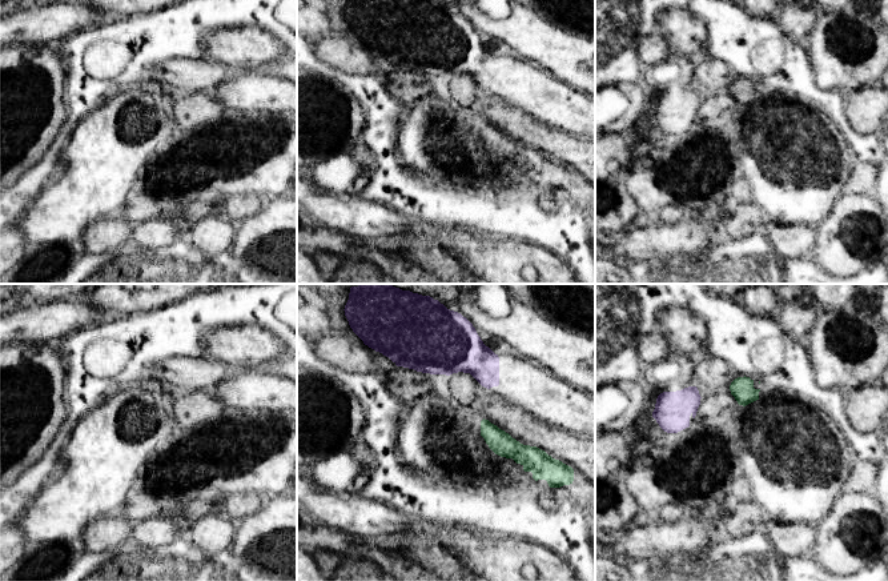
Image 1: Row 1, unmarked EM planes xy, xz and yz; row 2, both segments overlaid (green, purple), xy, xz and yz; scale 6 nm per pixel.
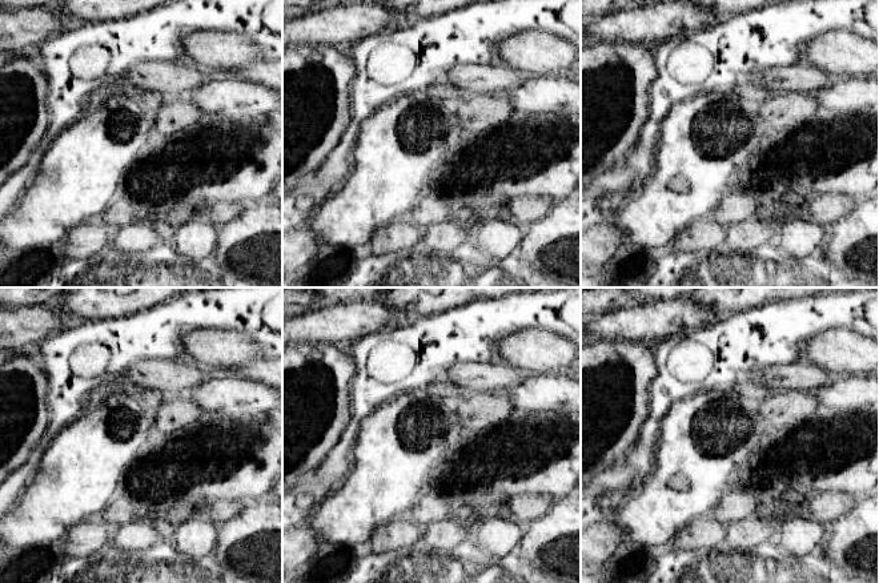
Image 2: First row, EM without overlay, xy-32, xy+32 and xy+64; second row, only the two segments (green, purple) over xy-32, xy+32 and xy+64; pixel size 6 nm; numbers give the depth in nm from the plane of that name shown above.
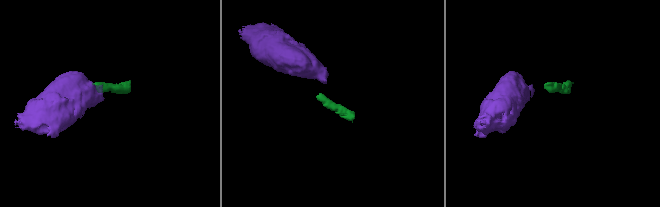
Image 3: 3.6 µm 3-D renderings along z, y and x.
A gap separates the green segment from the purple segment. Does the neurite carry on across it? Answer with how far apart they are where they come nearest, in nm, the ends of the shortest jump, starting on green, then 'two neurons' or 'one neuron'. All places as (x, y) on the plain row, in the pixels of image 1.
180 nm | yz (730, 91), (700, 99) | two neurons

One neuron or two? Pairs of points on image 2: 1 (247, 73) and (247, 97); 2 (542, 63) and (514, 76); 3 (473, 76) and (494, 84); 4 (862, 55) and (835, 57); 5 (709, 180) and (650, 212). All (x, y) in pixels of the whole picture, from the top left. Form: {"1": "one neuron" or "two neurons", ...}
{"1": "two neurons", "2": "two neurons", "3": "one neuron", "4": "one neuron", "5": "one neuron"}

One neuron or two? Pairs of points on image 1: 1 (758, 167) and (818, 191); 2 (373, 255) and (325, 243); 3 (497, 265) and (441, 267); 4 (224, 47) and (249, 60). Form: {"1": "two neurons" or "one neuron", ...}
{"1": "one neuron", "2": "one neuron", "3": "two neurons", "4": "one neuron"}

